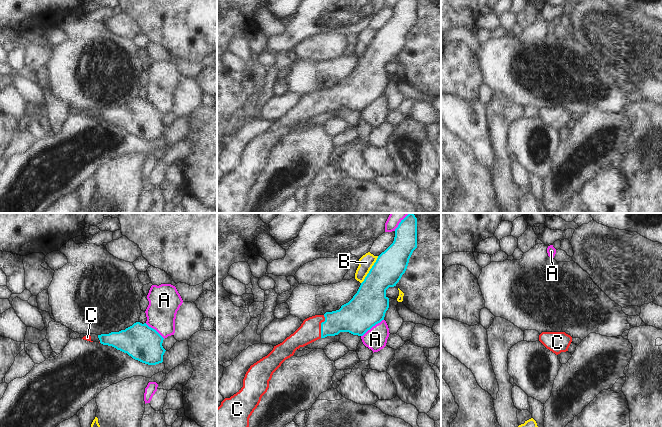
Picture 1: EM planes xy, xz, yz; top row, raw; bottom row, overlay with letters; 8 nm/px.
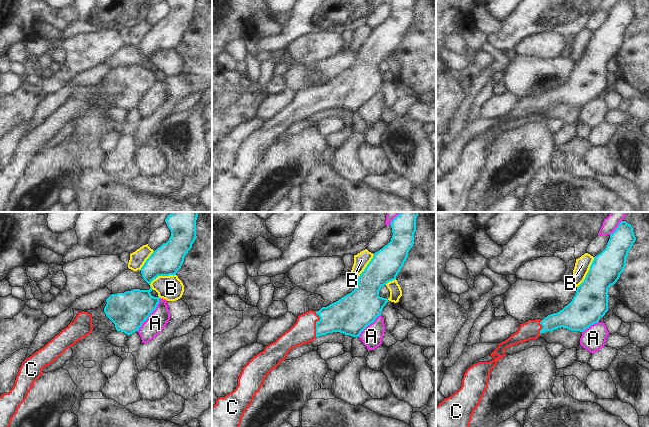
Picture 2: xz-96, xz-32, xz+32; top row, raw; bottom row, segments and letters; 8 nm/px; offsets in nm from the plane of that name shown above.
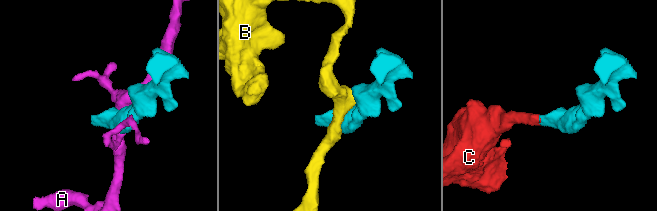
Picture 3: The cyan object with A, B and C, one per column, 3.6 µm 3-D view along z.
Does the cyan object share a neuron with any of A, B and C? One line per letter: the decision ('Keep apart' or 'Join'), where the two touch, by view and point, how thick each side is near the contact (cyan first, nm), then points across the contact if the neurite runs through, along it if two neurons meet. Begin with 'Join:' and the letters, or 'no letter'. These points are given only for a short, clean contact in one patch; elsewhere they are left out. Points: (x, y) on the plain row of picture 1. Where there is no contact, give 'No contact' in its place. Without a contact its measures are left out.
Join: C
A: Keep apart. Touches cyan at xz (372, 102). Thickness 300 nm (cyan) against 180 nm
B: Keep apart. Touches cyan at xz (370, 46). Thickness 260 nm (cyan) against 120 nm
C: Join. Touches cyan at xz (321, 102). Thickness 220 nm (cyan) against 180 nm. Path across: xz (351, 94), (321, 102), (310, 106).

